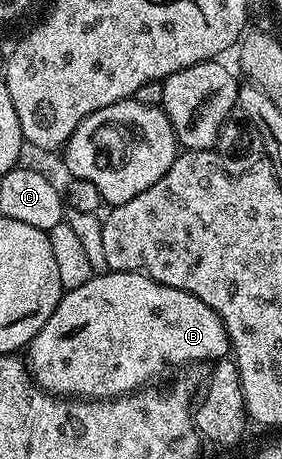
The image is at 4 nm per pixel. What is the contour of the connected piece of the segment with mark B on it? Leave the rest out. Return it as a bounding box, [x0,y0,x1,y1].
[29,271,232,399]

